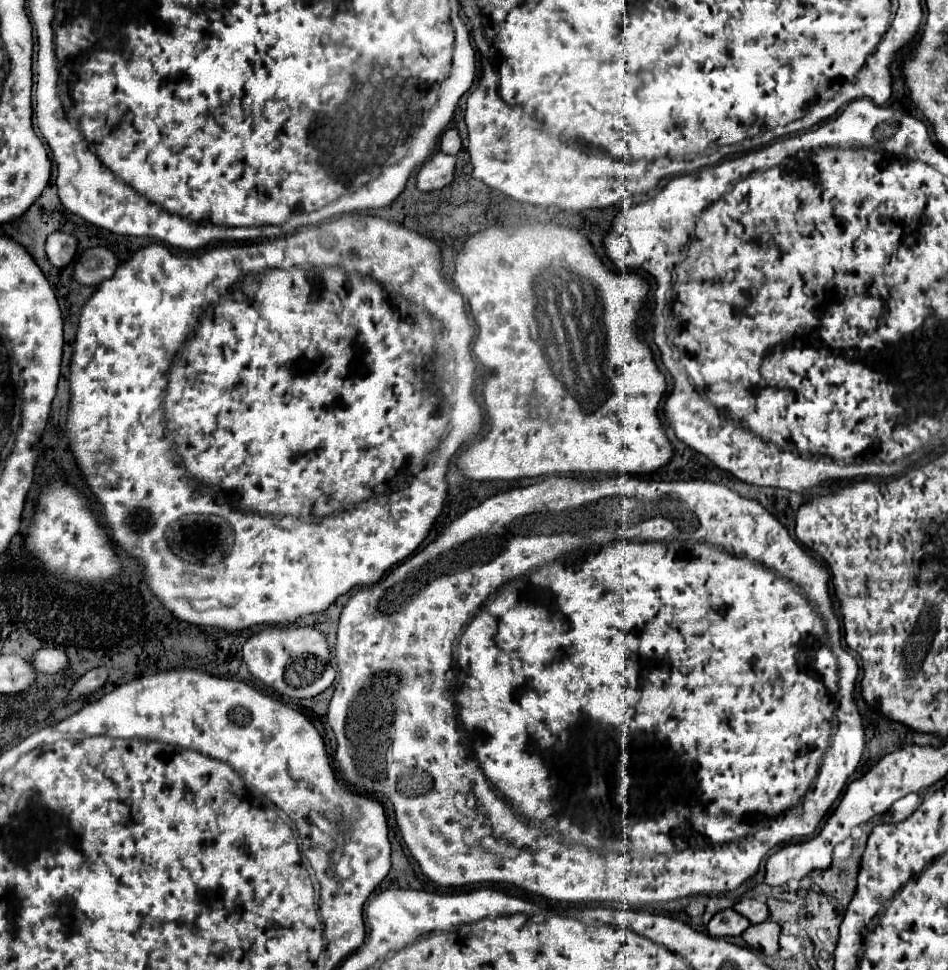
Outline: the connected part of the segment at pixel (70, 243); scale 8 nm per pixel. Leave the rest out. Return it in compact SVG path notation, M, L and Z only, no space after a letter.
M52 232L46 240L46 254L48 260L56 266L56 268L64 268L68 266L78 250L78 240L68 234L68 232Z

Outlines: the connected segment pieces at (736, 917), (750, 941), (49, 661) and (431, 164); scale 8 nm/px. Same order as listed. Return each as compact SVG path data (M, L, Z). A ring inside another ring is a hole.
M726 908L712 916L712 920L708 922L708 932L712 936L740 936L748 926L748 918L742 918L742 914L738 914L736 910Z
M766 920L766 922L760 922L760 924L754 924L750 926L742 938L744 942L752 948L752 950L760 950L762 954L776 954L778 952L778 936L780 936L780 926L772 920Z
M42 648L32 658L32 666L38 672L46 672L46 674L56 674L66 664L68 664L68 656L58 648Z
M436 152L434 156L430 156L416 176L418 190L432 192L448 186L454 180L454 164L456 156L448 156L444 152Z

